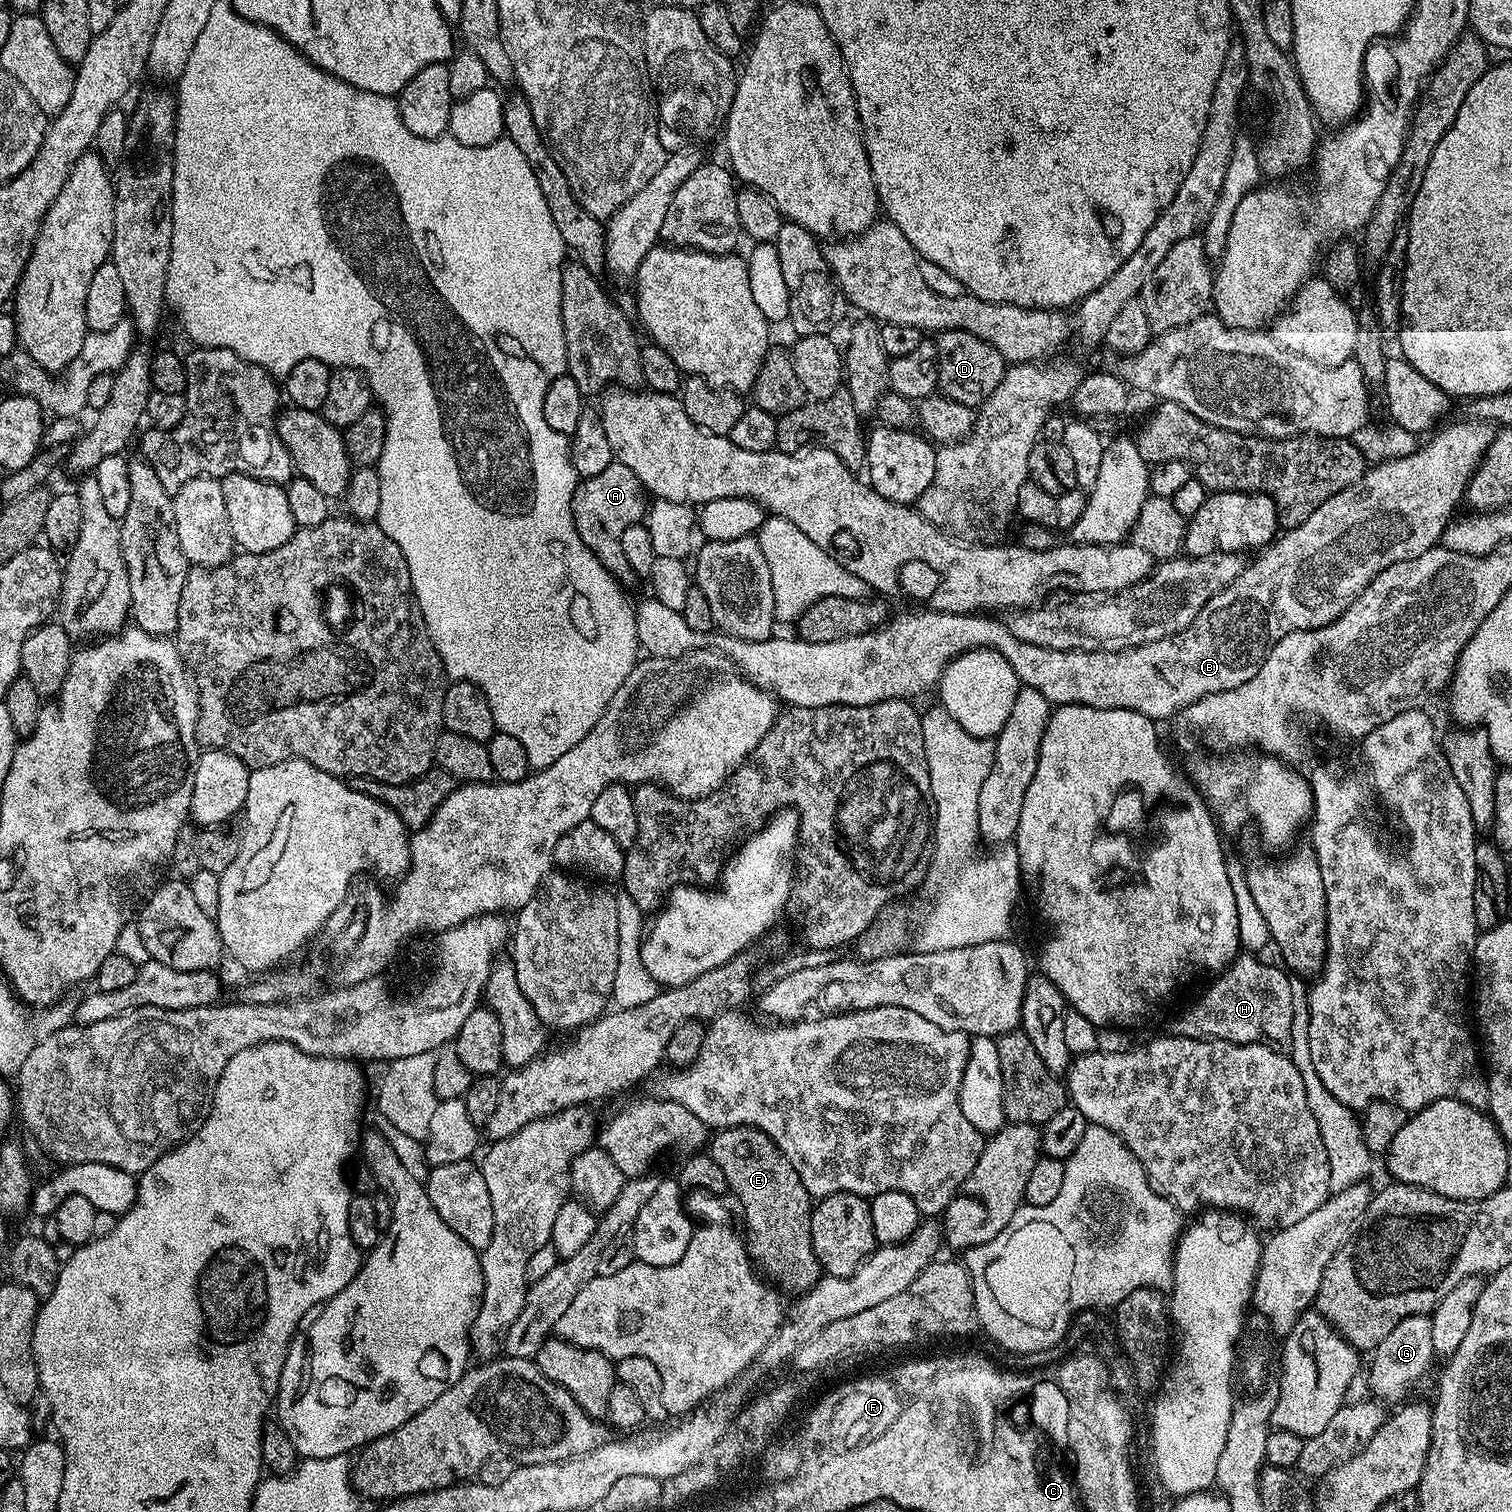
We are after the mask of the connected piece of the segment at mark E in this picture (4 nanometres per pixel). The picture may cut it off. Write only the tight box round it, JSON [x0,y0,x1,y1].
[710,1124,822,1294]

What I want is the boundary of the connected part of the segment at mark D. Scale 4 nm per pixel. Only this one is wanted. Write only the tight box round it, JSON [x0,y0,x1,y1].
[934,330,1006,406]

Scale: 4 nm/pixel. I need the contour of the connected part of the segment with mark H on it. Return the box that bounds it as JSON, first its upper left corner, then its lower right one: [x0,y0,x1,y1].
[1175,954,1293,1044]

